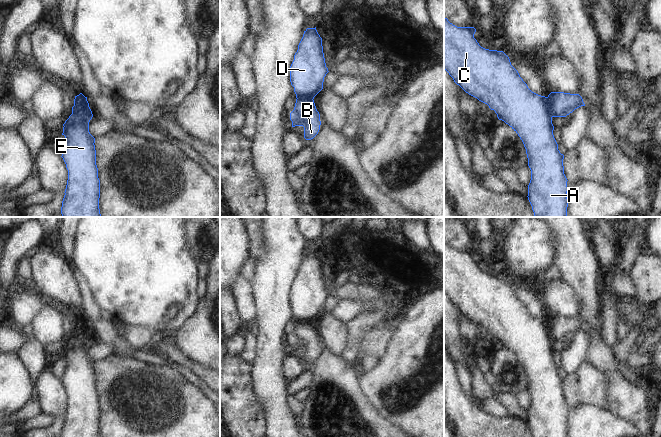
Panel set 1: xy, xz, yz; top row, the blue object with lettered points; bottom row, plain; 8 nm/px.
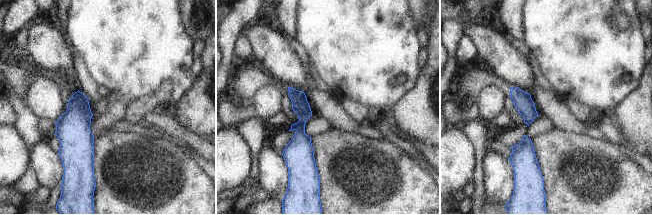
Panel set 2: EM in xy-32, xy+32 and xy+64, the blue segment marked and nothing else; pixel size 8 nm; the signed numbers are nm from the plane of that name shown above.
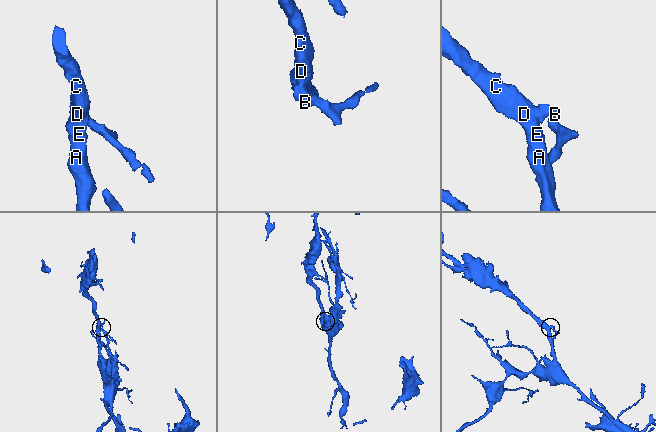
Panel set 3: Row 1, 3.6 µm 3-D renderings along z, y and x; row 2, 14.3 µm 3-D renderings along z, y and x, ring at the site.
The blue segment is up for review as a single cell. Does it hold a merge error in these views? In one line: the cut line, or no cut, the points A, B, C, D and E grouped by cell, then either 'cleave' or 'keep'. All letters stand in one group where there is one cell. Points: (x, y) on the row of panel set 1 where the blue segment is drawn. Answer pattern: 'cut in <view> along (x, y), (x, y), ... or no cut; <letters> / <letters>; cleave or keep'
cut in xy along (78, 95), (82, 108); A C D E / B; cleave

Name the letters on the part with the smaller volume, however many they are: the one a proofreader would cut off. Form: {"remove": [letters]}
{"remove": ["B"]}

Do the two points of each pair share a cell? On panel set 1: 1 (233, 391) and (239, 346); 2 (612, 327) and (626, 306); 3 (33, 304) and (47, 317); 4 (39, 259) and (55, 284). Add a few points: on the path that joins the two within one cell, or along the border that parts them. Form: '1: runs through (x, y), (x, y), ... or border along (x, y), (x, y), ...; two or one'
1: border along (248, 354), (230, 357); two
2: border along (616, 294), (616, 306), (620, 319); two
3: border along (44, 302), (44, 305), (28, 326); two
4: runs through (45, 265), (54, 278); one

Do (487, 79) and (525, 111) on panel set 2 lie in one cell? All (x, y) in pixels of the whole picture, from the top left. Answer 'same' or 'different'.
same

